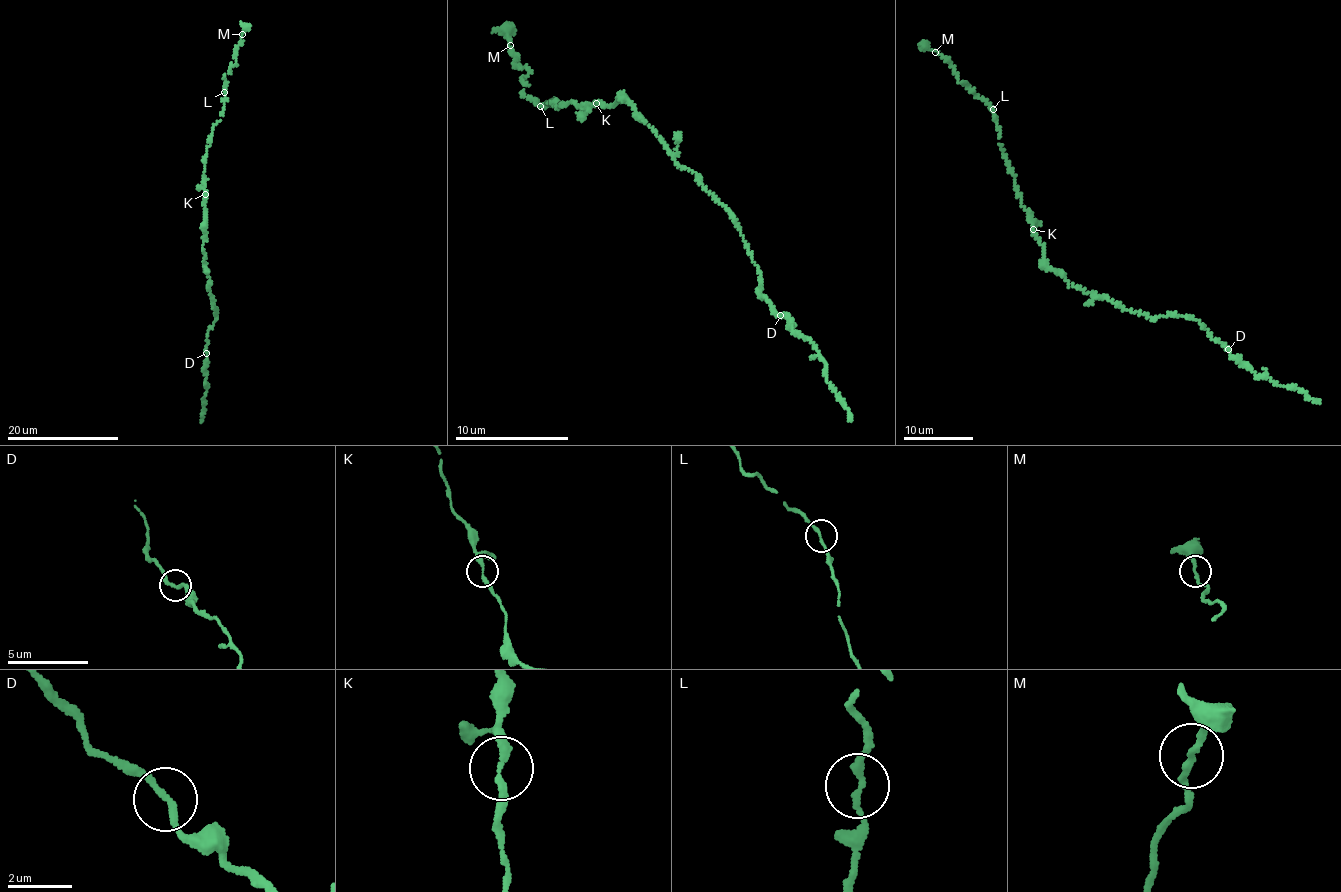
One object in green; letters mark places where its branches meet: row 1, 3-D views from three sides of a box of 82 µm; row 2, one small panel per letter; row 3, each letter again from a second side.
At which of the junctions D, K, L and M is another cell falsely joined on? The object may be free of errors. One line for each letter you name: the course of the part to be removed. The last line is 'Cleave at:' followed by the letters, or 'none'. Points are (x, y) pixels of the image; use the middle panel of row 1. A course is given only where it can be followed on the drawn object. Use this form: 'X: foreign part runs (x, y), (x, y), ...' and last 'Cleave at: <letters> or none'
Cleave at: none

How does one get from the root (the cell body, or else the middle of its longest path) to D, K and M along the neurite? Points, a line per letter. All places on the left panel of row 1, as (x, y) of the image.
D: (204, 244), (205, 270), (210, 281), (207, 289), (216, 317), (207, 340), (207, 353)
K: (204, 244), (205, 194)
M: (204, 244), (203, 157), (212, 126), (222, 112), (226, 85), (224, 79), (236, 64), (242, 34)

